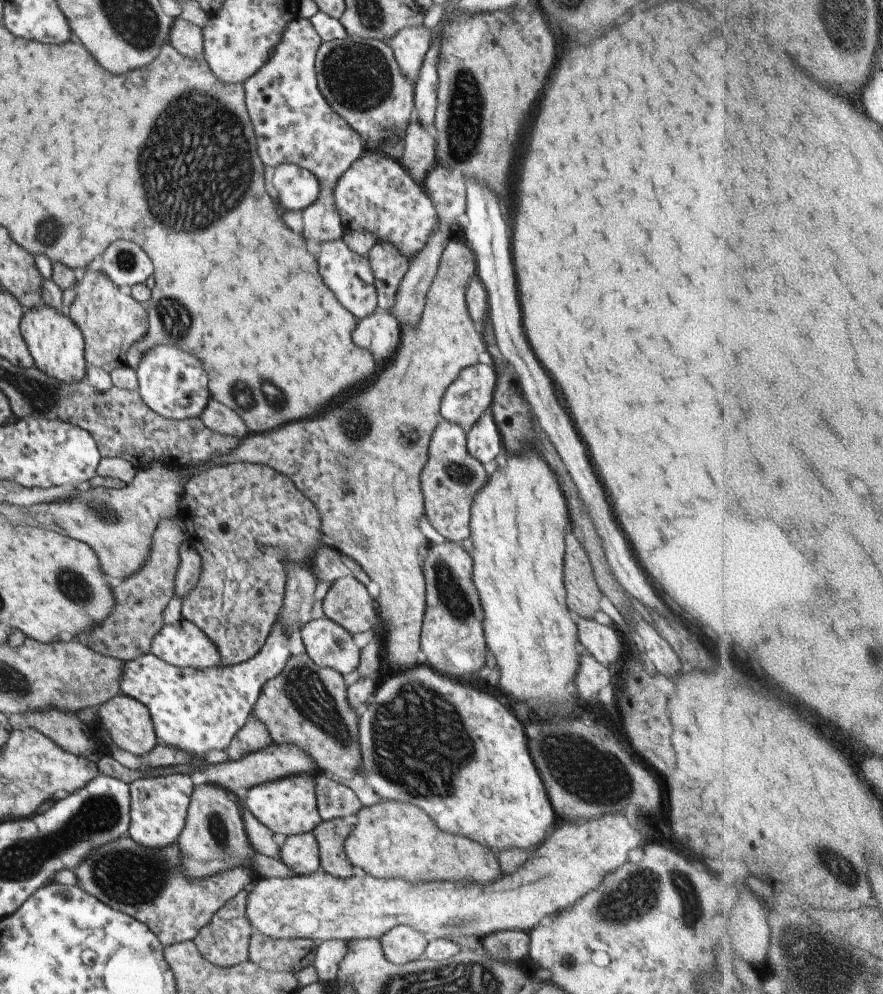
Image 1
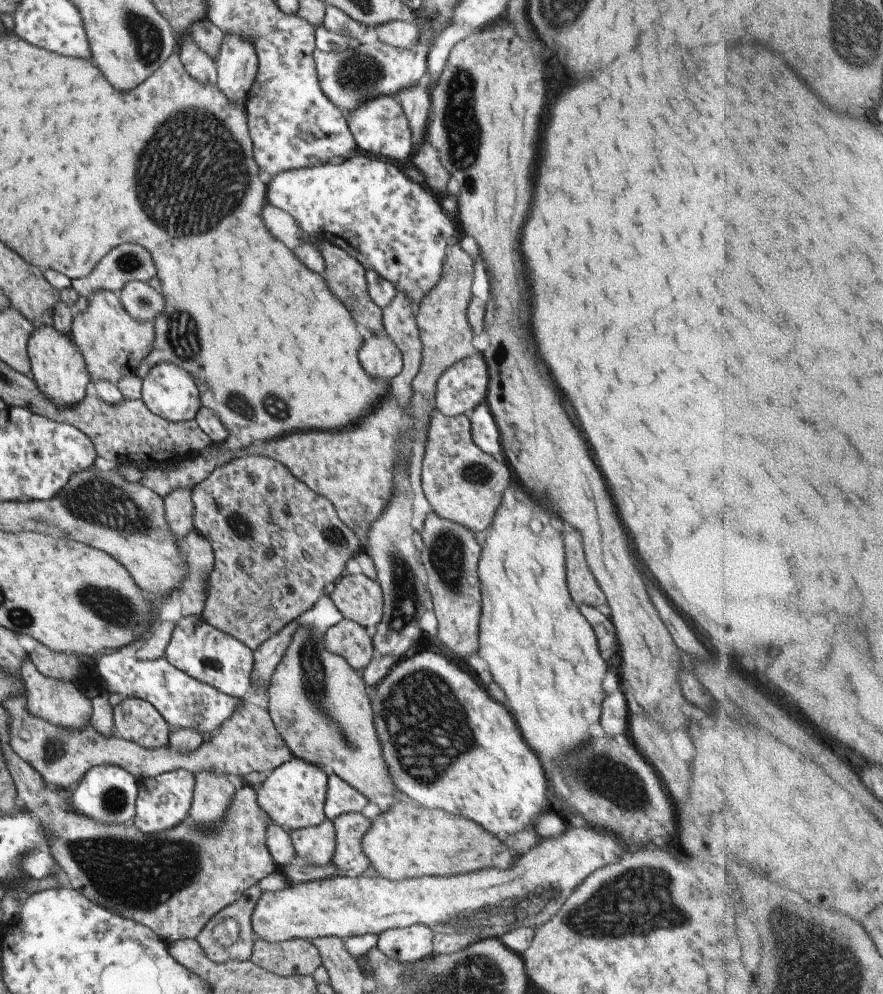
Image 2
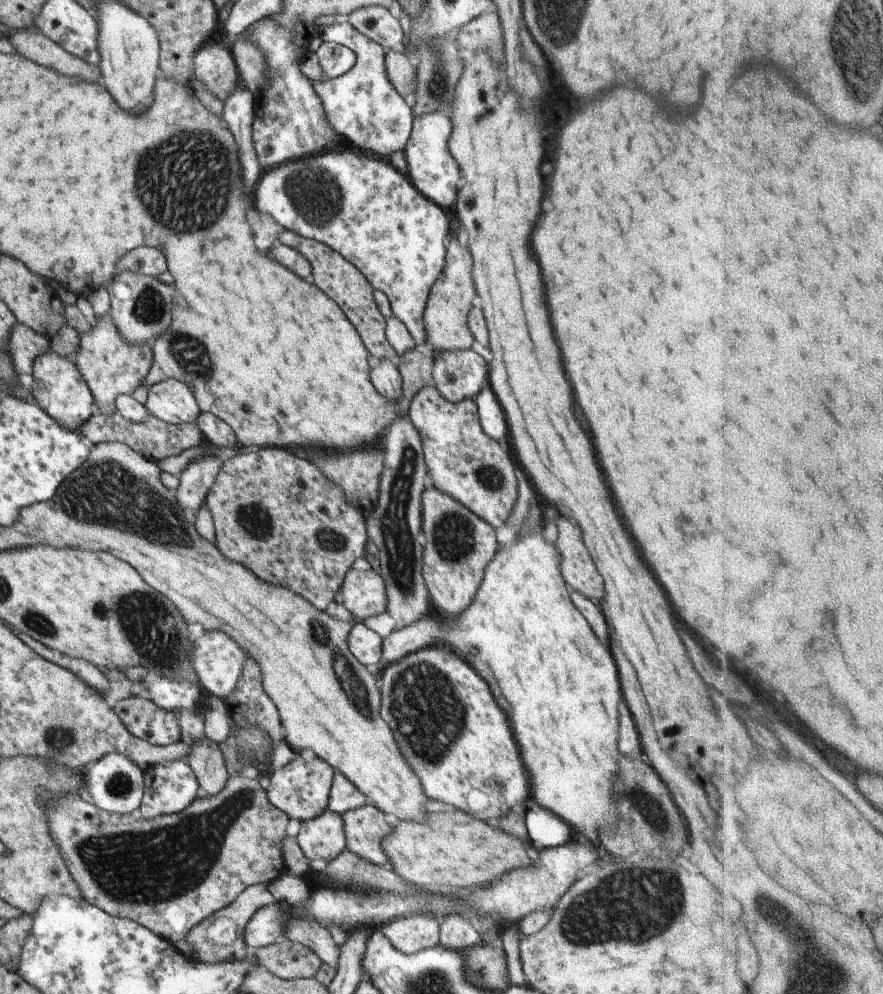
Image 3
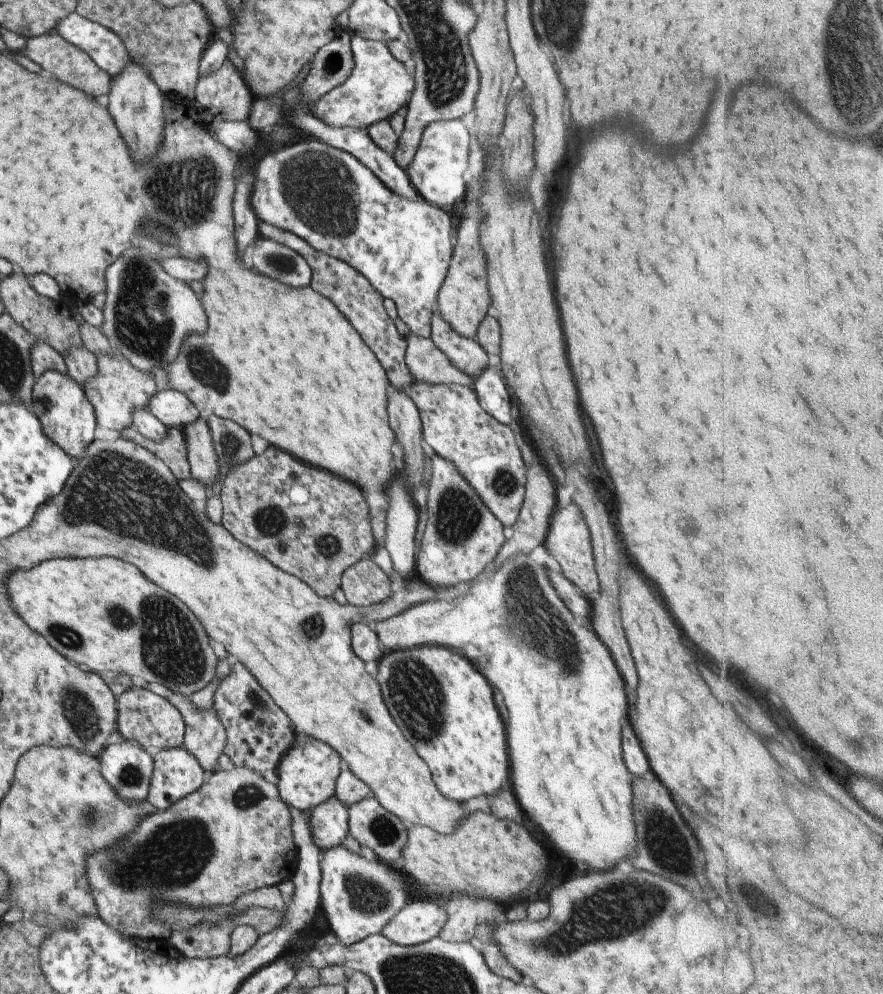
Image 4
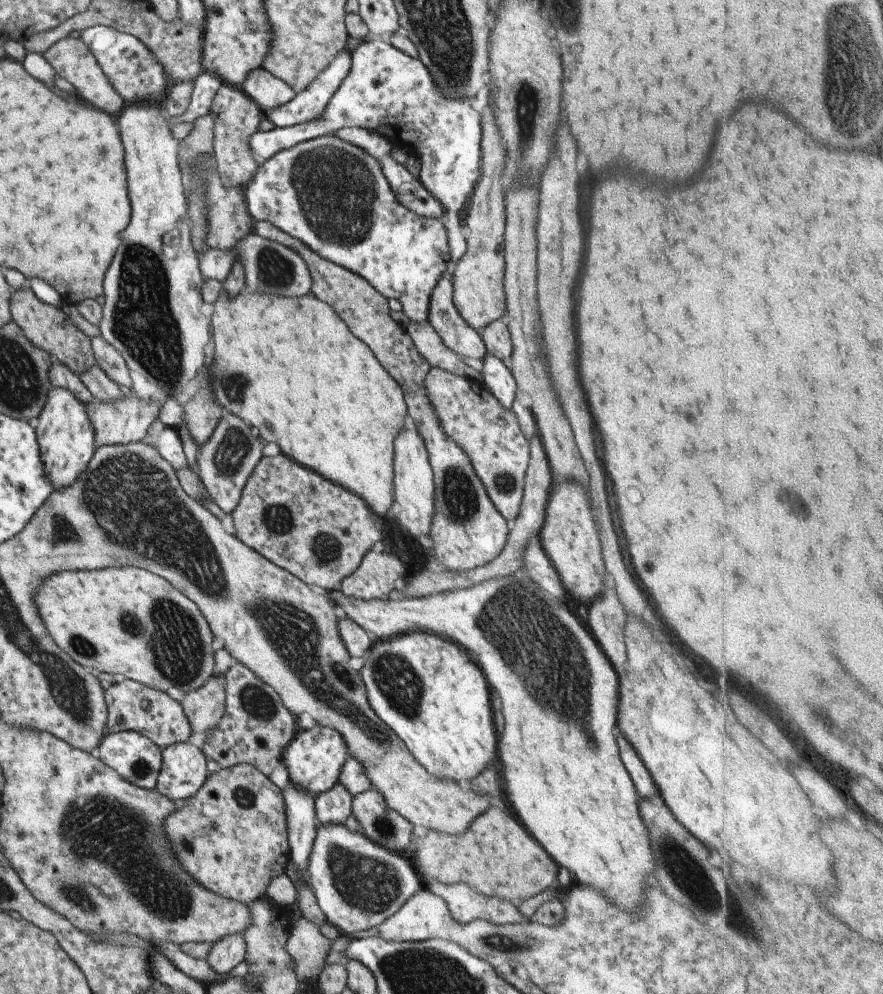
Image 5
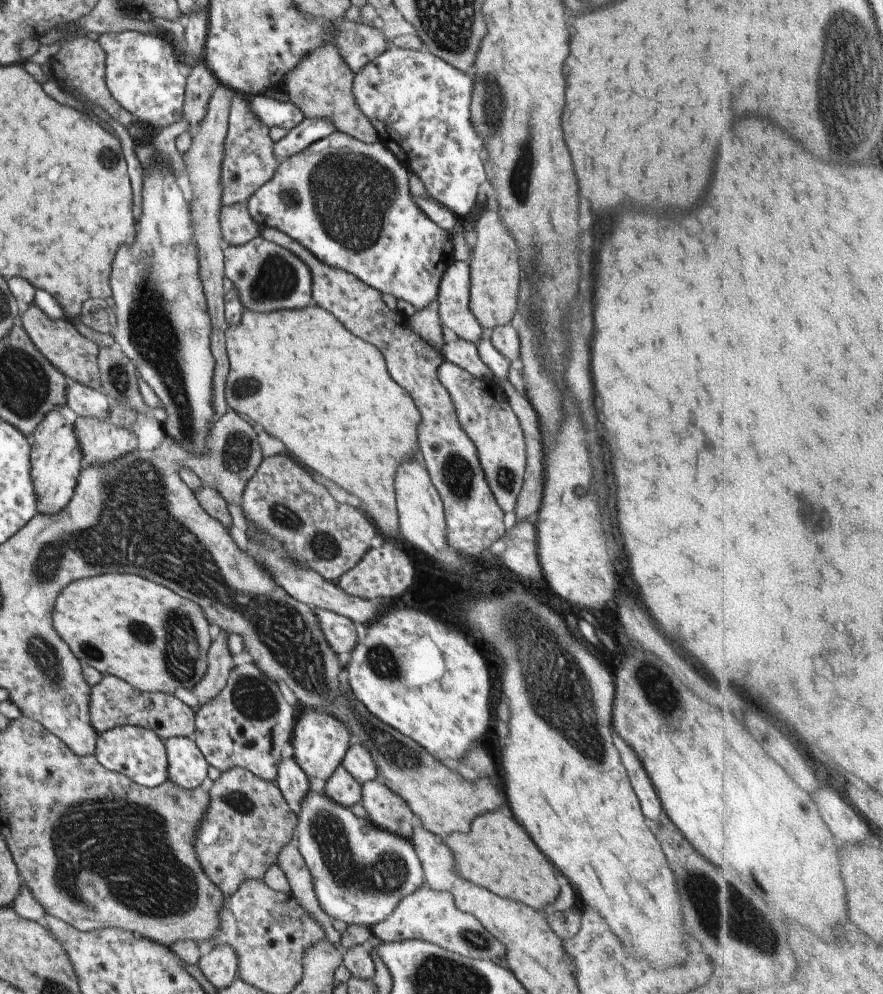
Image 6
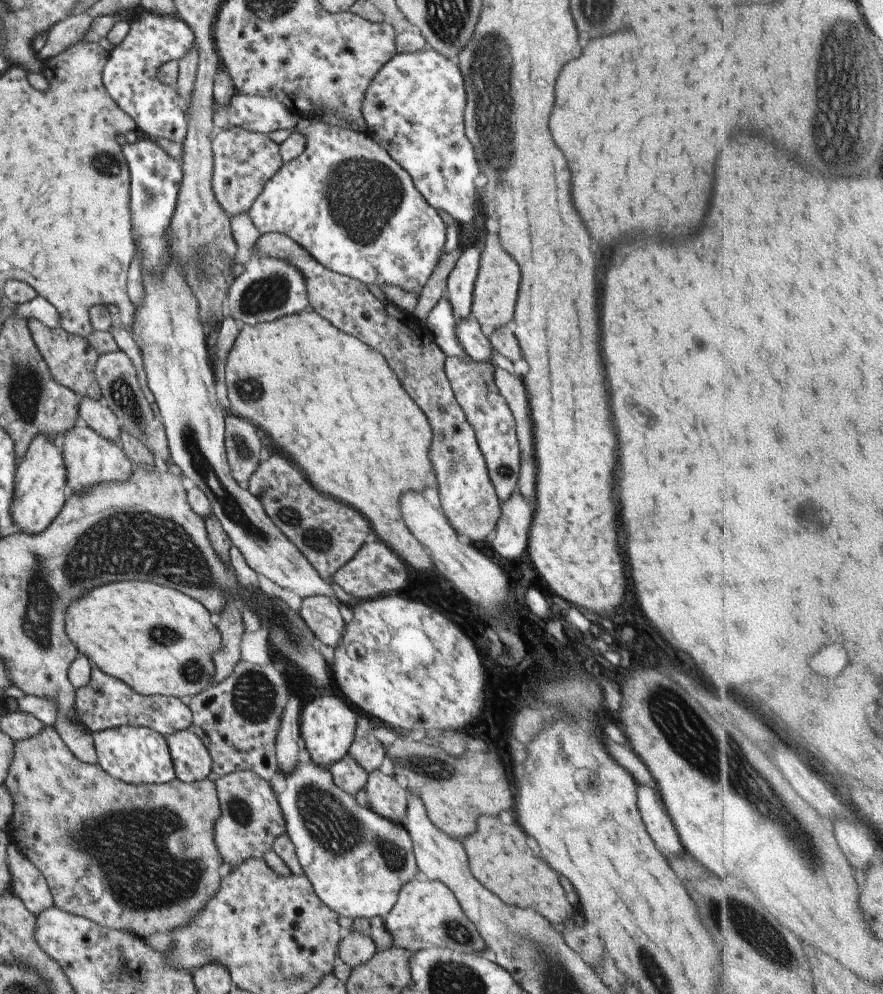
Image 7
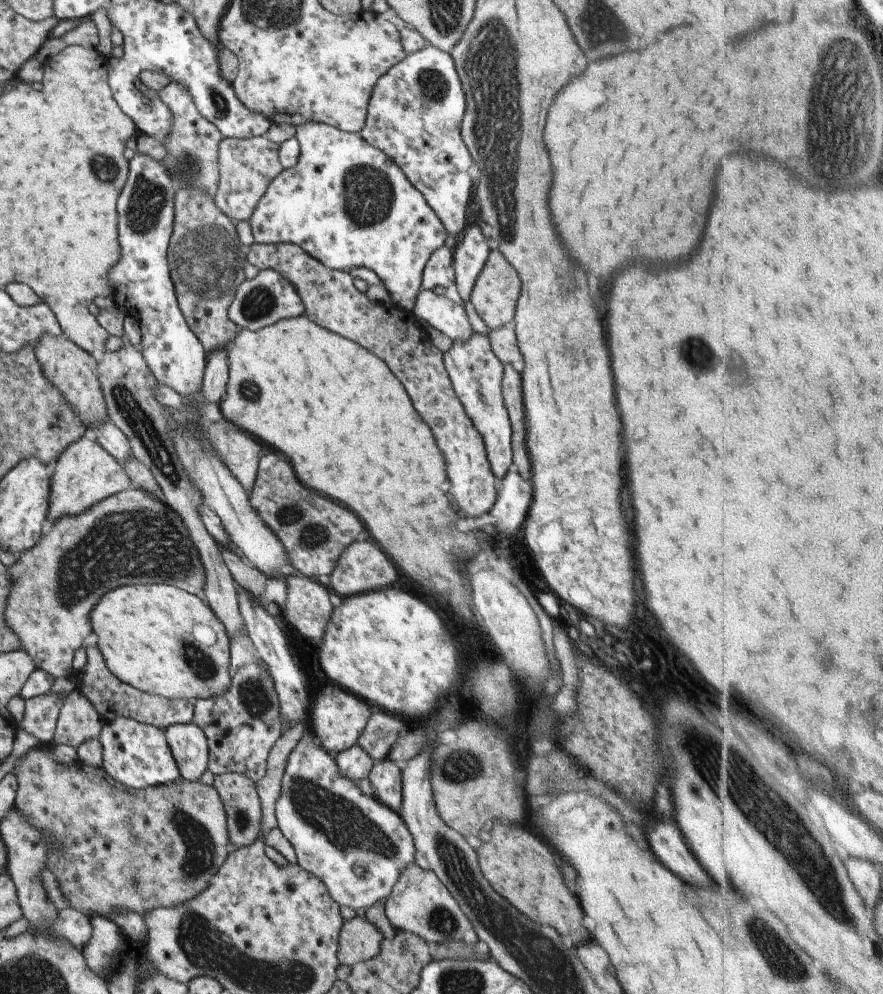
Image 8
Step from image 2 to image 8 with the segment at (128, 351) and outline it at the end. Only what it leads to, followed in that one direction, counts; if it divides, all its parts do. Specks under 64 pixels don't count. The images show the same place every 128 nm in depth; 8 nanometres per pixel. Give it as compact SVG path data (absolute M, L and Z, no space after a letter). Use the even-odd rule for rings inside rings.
M84 434L61 452L55 461L53 475L49 477L49 506L45 522L53 524L63 516L79 516L92 504L131 486L131 480L119 462L111 458L99 443Z

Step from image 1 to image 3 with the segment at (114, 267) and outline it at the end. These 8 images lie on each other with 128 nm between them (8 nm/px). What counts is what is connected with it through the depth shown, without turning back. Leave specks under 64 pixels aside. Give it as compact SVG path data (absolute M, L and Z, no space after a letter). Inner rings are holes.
M135 248L135 250L127 252L123 258L119 258L116 274L123 270L156 277L167 270L165 256L163 256L163 253L157 248Z

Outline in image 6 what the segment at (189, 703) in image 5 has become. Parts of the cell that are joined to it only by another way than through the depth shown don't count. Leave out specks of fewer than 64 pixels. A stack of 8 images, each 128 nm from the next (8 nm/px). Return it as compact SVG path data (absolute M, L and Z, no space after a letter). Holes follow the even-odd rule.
M219 630L215 641L207 648L207 668L203 678L191 689L197 698L197 706L207 704L225 686L233 665L233 656L227 650L227 632Z

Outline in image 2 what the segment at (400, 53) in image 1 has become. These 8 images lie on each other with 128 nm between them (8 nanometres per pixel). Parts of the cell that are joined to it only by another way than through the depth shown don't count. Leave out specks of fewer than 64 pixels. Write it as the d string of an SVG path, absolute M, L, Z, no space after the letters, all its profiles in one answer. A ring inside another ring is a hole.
M389 20L371 31L375 40L397 48L411 48L419 42L419 28L409 21Z

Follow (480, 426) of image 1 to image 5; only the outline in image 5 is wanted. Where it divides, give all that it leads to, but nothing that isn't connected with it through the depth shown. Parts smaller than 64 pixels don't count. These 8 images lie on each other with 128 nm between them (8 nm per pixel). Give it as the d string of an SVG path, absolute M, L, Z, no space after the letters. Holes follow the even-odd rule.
M486 352L482 358L480 373L481 383L489 390L489 394L494 396L503 408L511 408L516 383L510 370L503 365L499 358Z

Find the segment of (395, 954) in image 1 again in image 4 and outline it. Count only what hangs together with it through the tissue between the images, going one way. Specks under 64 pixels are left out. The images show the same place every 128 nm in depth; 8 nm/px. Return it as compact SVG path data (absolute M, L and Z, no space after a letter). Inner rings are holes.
M411 898L381 928L381 936L401 946L423 943L443 928L447 920L444 906L426 899Z

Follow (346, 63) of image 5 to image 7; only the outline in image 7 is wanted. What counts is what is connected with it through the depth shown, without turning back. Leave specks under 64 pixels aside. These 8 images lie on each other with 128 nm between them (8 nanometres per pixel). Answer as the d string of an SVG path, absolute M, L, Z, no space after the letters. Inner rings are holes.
M234 93L229 100L229 104L225 108L217 108L215 100L213 100L213 112L211 113L211 123L214 131L224 128L243 128L247 132L256 132L268 134L277 129L293 129L298 120L296 112L291 114L289 110L285 110L285 106L277 100L269 100L269 98L261 98L261 96L243 96Z

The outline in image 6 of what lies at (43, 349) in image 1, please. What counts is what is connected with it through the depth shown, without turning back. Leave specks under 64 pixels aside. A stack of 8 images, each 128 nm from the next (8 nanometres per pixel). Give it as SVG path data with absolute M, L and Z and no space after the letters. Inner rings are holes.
M55 408L37 424L29 437L29 443L29 476L37 500L37 514L57 514L71 498L83 458L73 425L65 420L60 408Z

